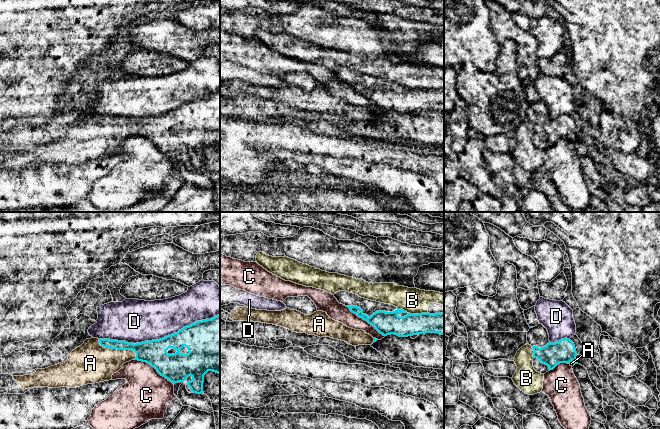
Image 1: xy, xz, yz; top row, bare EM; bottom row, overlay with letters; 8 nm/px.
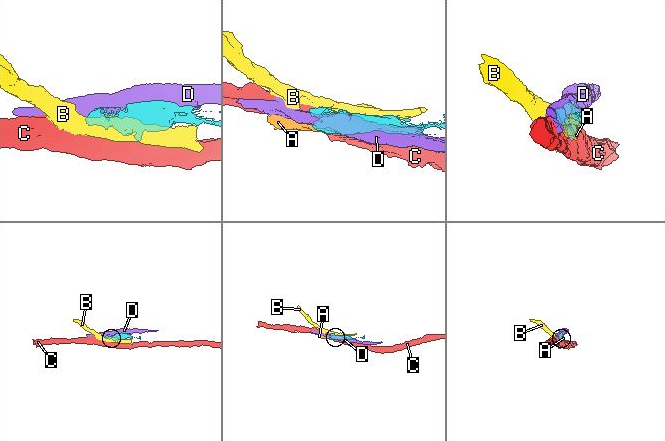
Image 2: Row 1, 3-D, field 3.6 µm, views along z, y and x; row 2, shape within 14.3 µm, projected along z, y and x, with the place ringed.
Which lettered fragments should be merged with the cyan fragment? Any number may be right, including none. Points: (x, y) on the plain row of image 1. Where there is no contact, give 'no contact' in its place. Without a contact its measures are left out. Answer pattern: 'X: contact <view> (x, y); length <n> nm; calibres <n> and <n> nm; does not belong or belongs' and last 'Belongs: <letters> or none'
A: contact xy (117, 125); length 340 nm; calibres 170 and 320 nm; belongs
B: contact xz (412, 90); length 260 nm; calibres 190 and 200 nm; does not belong
C: contact xz (364, 95); length 420 nm; calibres 190 and 140 nm; does not belong
D: contact xy (159, 115); length 1000 nm; calibres 200 and 360 nm; does not belong
Belongs: A

